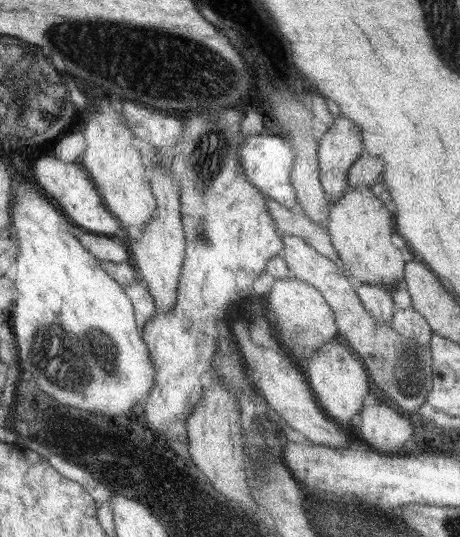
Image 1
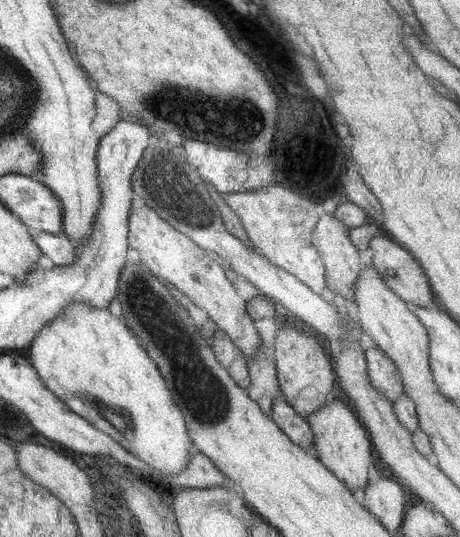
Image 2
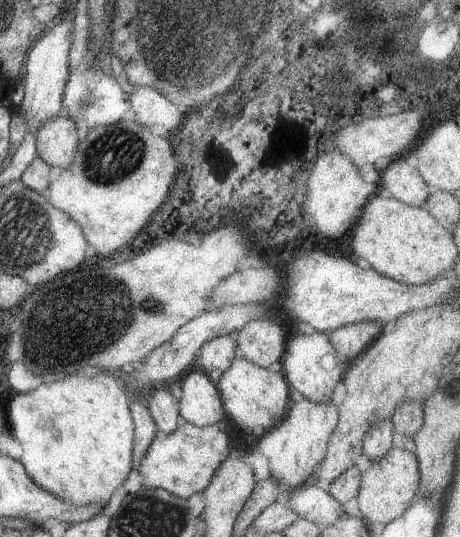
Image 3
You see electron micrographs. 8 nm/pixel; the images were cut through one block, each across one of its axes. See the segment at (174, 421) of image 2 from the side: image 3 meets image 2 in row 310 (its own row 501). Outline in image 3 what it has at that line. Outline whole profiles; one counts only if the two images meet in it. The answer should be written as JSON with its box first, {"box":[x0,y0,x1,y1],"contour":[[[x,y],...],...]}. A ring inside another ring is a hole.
{"box":[8,372,134,508],"contour":[[[106,372],[92,376],[90,380],[78,380],[78,378],[66,378],[64,382],[54,382],[54,384],[42,384],[34,392],[27,394],[10,394],[10,404],[8,404],[8,431],[11,440],[16,444],[17,455],[26,473],[43,490],[48,490],[50,494],[58,496],[61,500],[66,500],[75,506],[87,506],[88,504],[100,504],[103,508],[109,504],[112,494],[118,490],[128,480],[128,475],[132,472],[132,448],[134,448],[134,422],[130,414],[130,402],[133,396],[127,392],[124,383],[116,379],[112,373]]]}

